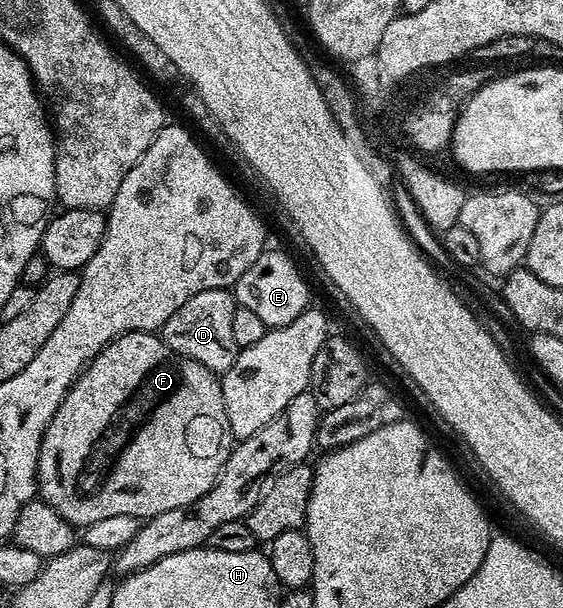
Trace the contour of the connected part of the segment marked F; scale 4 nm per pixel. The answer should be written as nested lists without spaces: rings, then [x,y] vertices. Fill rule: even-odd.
[[[135,330],[108,342],[106,348],[102,348],[102,352],[98,352],[98,356],[94,356],[87,368],[77,376],[75,384],[64,393],[62,404],[58,404],[58,412],[54,412],[42,436],[36,469],[38,494],[42,501],[50,504],[50,508],[54,508],[54,512],[58,512],[58,516],[65,518],[74,528],[89,526],[94,524],[94,520],[103,520],[105,516],[134,516],[147,520],[158,516],[158,512],[170,512],[170,508],[182,508],[206,496],[206,492],[210,492],[210,488],[218,480],[233,445],[232,429],[226,420],[218,375],[210,368],[198,364],[198,360],[190,360],[171,350],[159,333]]]

